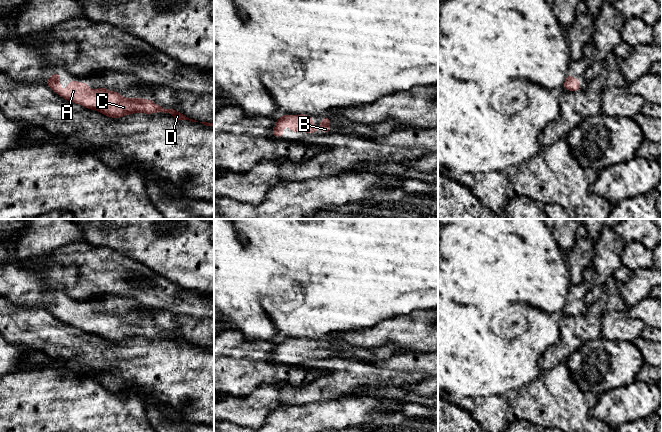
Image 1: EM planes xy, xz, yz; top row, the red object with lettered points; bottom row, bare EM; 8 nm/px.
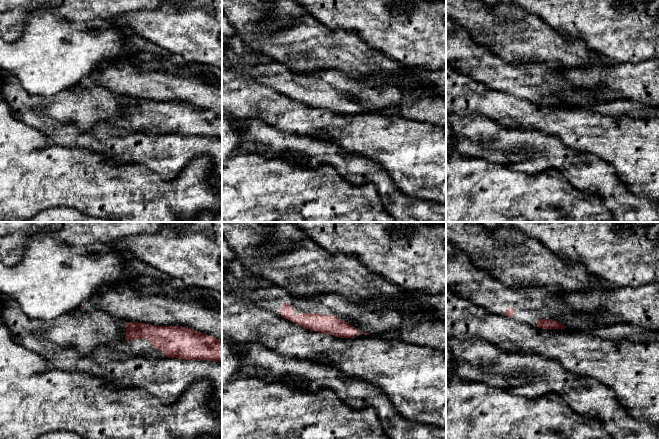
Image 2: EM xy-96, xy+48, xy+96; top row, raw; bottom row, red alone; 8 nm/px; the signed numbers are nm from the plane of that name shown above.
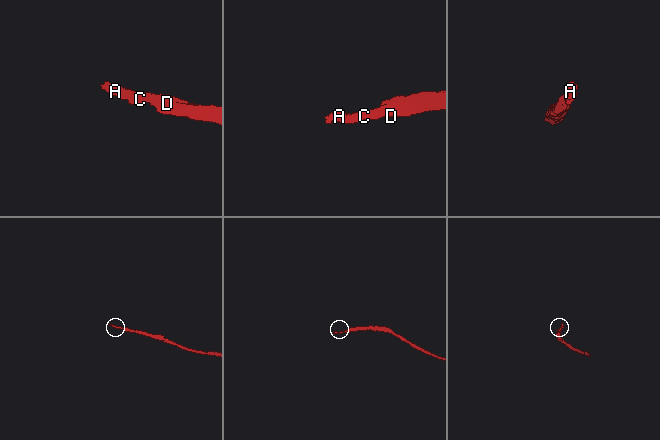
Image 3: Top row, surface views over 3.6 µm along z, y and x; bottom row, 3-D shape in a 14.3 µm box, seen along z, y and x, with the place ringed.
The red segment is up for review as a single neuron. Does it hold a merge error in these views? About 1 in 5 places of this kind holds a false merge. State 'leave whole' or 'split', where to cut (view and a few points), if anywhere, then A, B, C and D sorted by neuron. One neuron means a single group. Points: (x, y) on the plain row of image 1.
leave whole; cut none; groups A B C D

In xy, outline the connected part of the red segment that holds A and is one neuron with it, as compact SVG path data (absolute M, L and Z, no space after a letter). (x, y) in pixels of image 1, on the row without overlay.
M54 296L52 298L52 302L46 302L45 306L48 311L50 311L57 319L63 321L64 323L79 328L87 333L96 334L101 336L103 339L111 341L111 342L122 342L125 339L132 338L132 337L146 337L146 338L154 338L156 336L164 336L169 337L173 342L178 344L190 344L192 346L198 346L193 343L187 342L182 336L178 336L176 334L165 333L160 329L156 329L154 325L143 323L143 322L131 322L126 323L122 321L116 315L108 315L106 312L96 312L93 315L90 314L89 308L78 306L75 304L71 304L69 309L66 311L65 314L61 314L59 312L61 305L60 305L60 297Z

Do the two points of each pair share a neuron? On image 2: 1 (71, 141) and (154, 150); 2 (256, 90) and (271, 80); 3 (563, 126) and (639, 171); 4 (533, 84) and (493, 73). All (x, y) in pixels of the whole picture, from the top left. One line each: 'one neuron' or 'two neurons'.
1: one neuron
2: two neurons
3: one neuron
4: one neuron

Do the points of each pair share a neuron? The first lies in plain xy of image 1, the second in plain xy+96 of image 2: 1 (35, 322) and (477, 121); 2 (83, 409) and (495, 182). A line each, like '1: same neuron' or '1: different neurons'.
1: different neurons
2: same neuron

